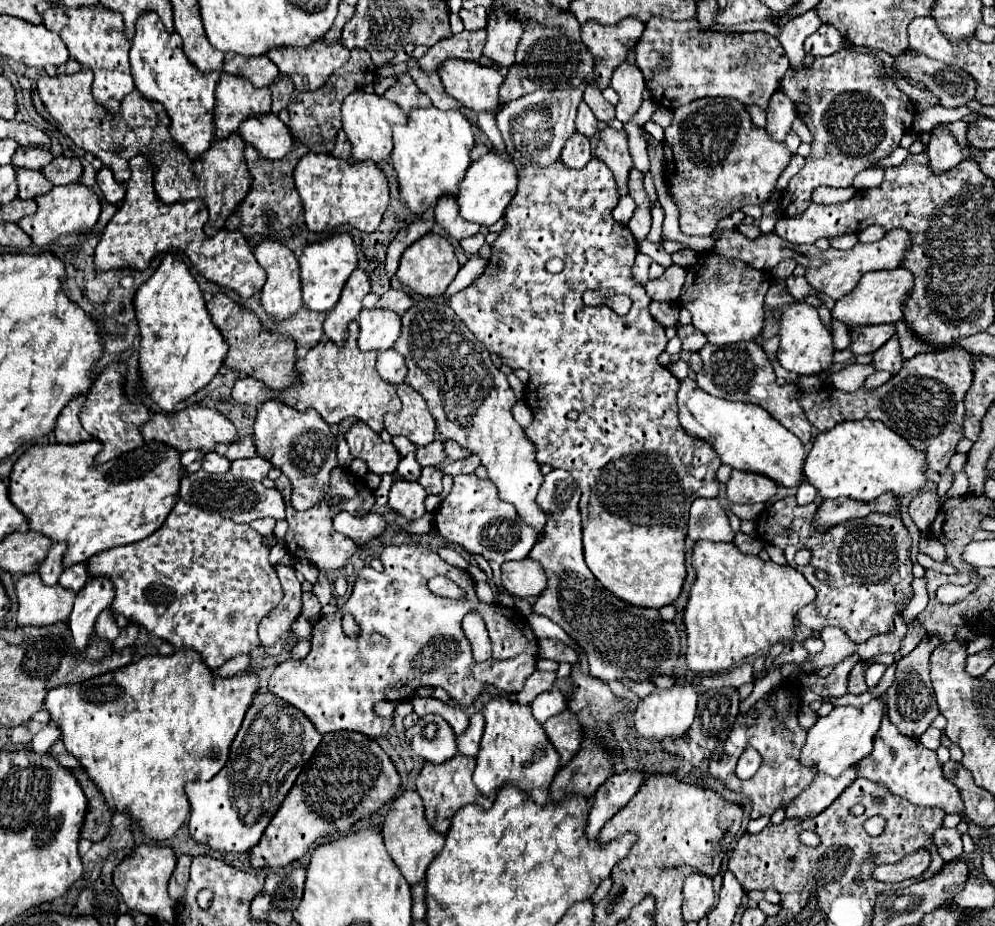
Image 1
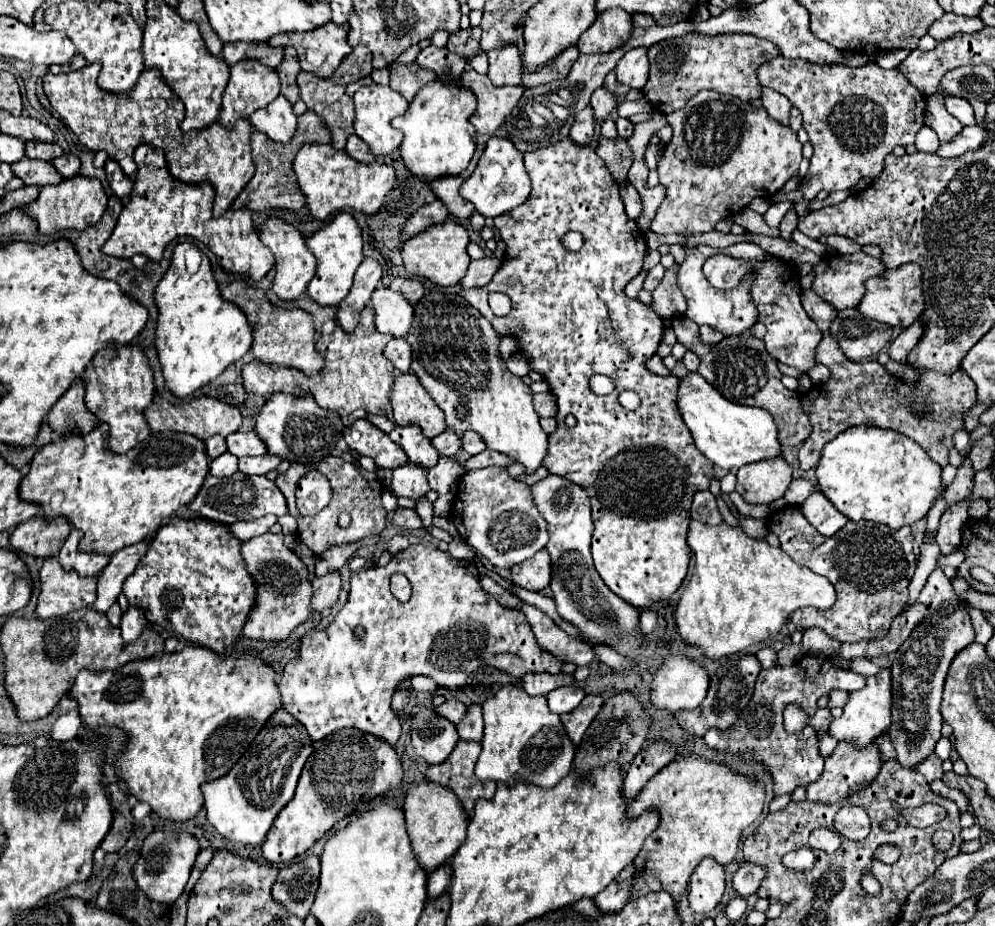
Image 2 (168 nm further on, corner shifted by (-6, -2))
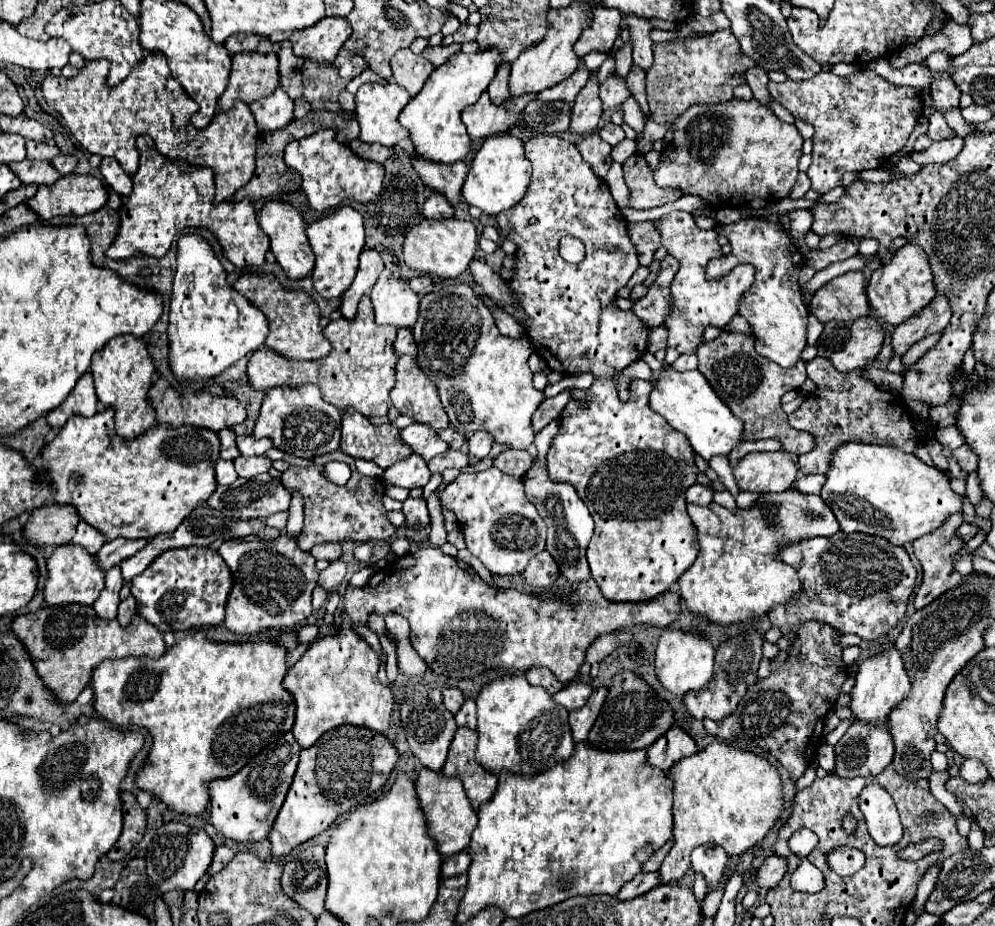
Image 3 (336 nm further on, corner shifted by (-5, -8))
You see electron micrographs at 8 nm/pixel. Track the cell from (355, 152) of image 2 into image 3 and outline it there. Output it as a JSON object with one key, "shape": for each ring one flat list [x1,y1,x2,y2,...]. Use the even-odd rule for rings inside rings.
{"shape":[[352,139,352,141,350,141,350,149,352,149,354,155,358,155,360,159,374,161,374,163,384,163,384,161,392,155,392,149,382,147,382,145,376,145,376,143,362,143,360,139]]}

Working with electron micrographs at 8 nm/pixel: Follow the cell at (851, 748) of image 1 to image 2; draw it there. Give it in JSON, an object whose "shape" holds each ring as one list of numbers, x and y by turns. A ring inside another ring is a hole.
{"shape":[[883,667,877,675,867,677,867,685,857,691,849,691,849,699,845,703,845,713,839,719,833,719,829,727,829,735,837,741,851,741,857,747,869,745,875,737,879,737,885,729,891,725,891,705,893,705,893,693,891,693,891,669]]}

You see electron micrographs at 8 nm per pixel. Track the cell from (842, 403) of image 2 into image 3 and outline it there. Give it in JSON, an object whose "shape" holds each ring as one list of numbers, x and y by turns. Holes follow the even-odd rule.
{"shape":[[814,357,806,363,808,377,816,383,816,391,804,399,804,403,790,415,790,425,814,435,816,447,798,457,798,469,808,473,826,473,832,451,844,443,878,443,896,445,906,453,914,453,924,443,924,435,916,429,912,415,896,391,884,391,868,381,860,371,838,371,824,357]]}

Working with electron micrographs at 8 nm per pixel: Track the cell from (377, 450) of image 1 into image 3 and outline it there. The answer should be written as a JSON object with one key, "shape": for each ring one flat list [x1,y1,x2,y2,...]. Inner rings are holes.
{"shape":[[344,411,340,449,354,457,374,461,386,469,406,459,412,451,398,439,398,429,388,425,372,425,358,411]]}

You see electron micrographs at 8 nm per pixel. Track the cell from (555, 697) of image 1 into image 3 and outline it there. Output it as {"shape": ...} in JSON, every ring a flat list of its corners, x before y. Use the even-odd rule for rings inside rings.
{"shape":[[572,681,572,683,568,683,562,691,558,691,558,693,554,695,554,701,556,701,558,705,562,705,564,709,572,711,572,709,580,709,580,707,586,703,586,699,590,697,590,693,592,693,592,689,590,689,588,683]]}

